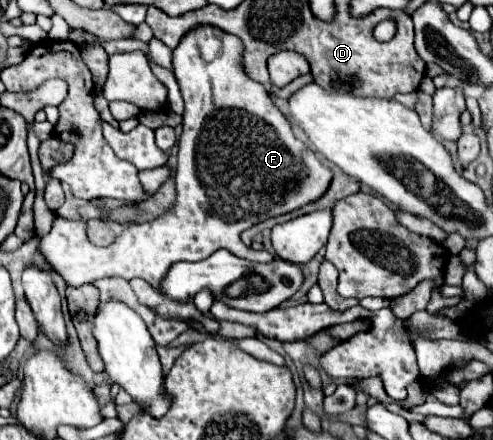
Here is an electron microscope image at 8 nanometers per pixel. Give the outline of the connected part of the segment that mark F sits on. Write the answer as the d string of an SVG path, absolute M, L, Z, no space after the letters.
M197 26L191 30L191 34L183 36L179 46L173 50L175 78L185 100L183 134L179 138L175 174L177 200L163 216L145 224L131 224L123 228L117 234L117 240L107 248L99 248L89 242L87 230L81 228L81 222L85 220L71 222L57 216L51 232L43 236L39 250L69 286L81 286L89 280L105 276L121 276L127 280L143 278L155 290L161 290L161 282L175 262L205 260L221 248L251 262L271 262L273 256L269 252L255 252L241 242L239 234L263 220L311 204L327 192L333 172L321 164L319 156L305 142L295 138L291 124L281 110L275 108L265 86L243 74L243 66L239 62L241 54L241 40L215 26Z

